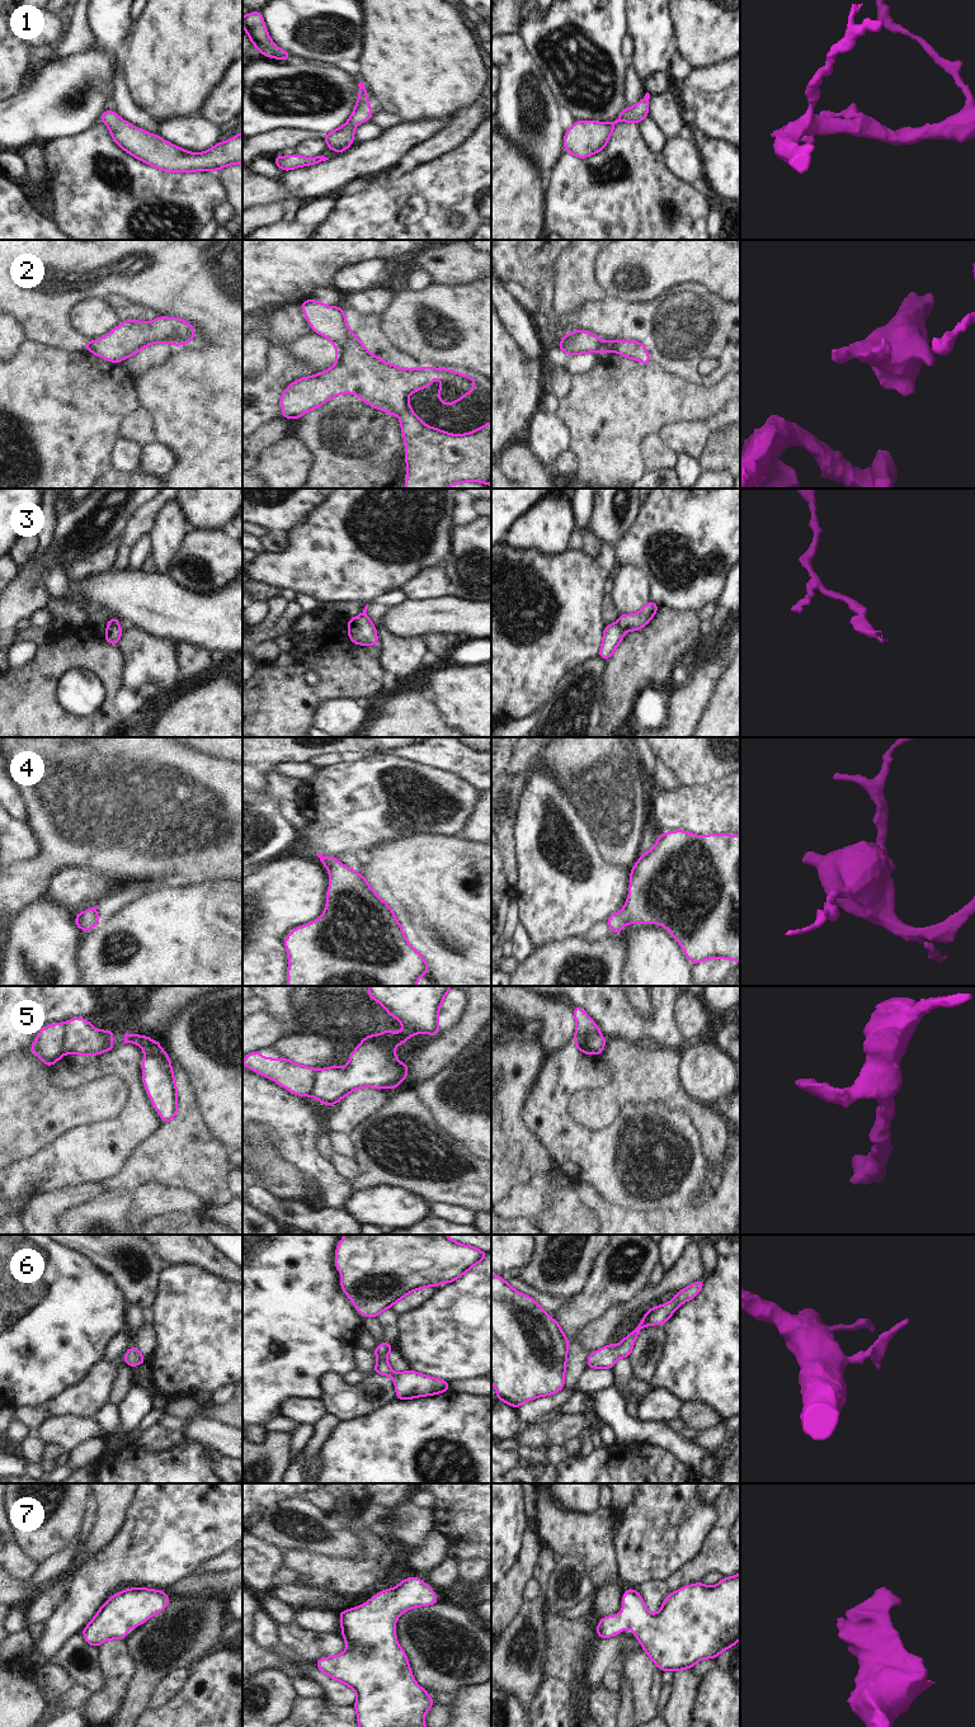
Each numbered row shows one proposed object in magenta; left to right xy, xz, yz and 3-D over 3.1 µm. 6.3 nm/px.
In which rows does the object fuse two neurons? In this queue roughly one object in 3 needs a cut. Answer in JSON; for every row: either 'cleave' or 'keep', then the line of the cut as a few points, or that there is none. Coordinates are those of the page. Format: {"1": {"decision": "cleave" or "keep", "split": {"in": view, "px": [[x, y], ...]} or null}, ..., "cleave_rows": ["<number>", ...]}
{"1": {"decision": "keep", "split": null}, "2": {"decision": "keep", "split": null}, "3": {"decision": "cleave", "split": {"in": "yz", "px": [[617, 622], [625, 631]]}}, "4": {"decision": "keep", "split": null}, "5": {"decision": "cleave", "split": {"in": "yz", "px": [[577, 1025], [590, 1034], [592, 1052]]}}, "6": {"decision": "keep", "split": null}, "7": {"decision": "keep", "split": null}, "cleave_rows": ["3", "5"]}

